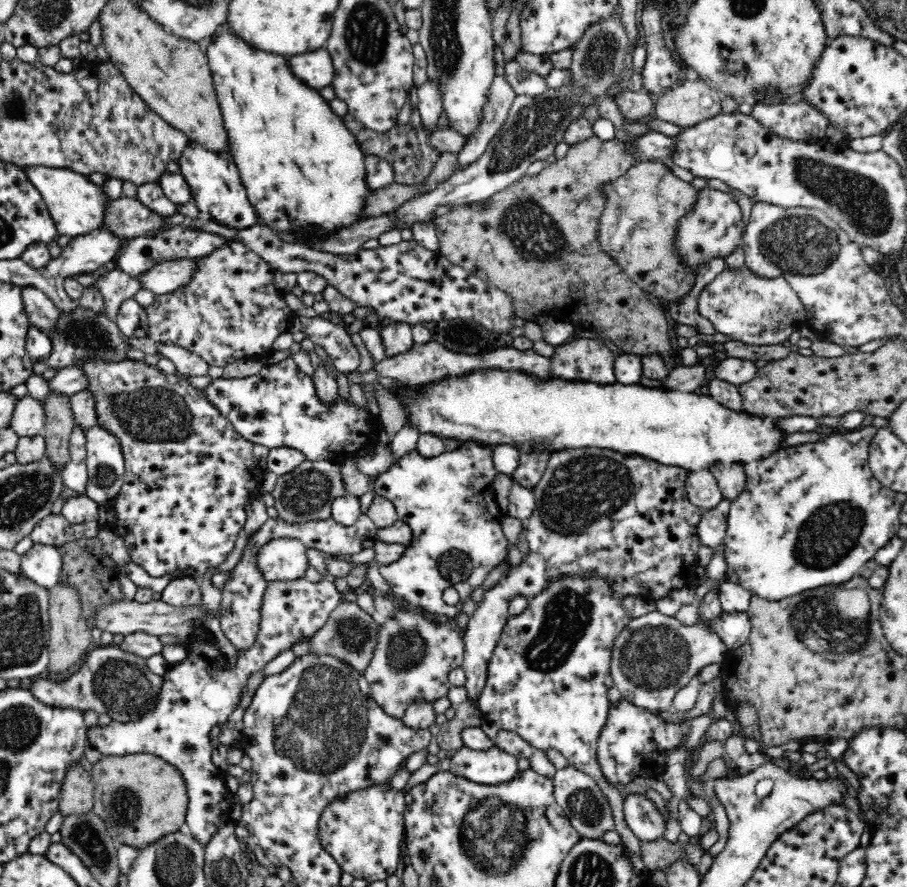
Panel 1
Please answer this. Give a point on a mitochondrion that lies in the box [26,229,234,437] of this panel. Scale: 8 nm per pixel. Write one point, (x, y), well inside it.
(83, 332)

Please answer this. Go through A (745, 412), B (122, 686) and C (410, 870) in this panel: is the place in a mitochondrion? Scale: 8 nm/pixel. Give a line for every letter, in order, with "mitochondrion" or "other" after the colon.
A: other
B: mitochondrion
C: other

